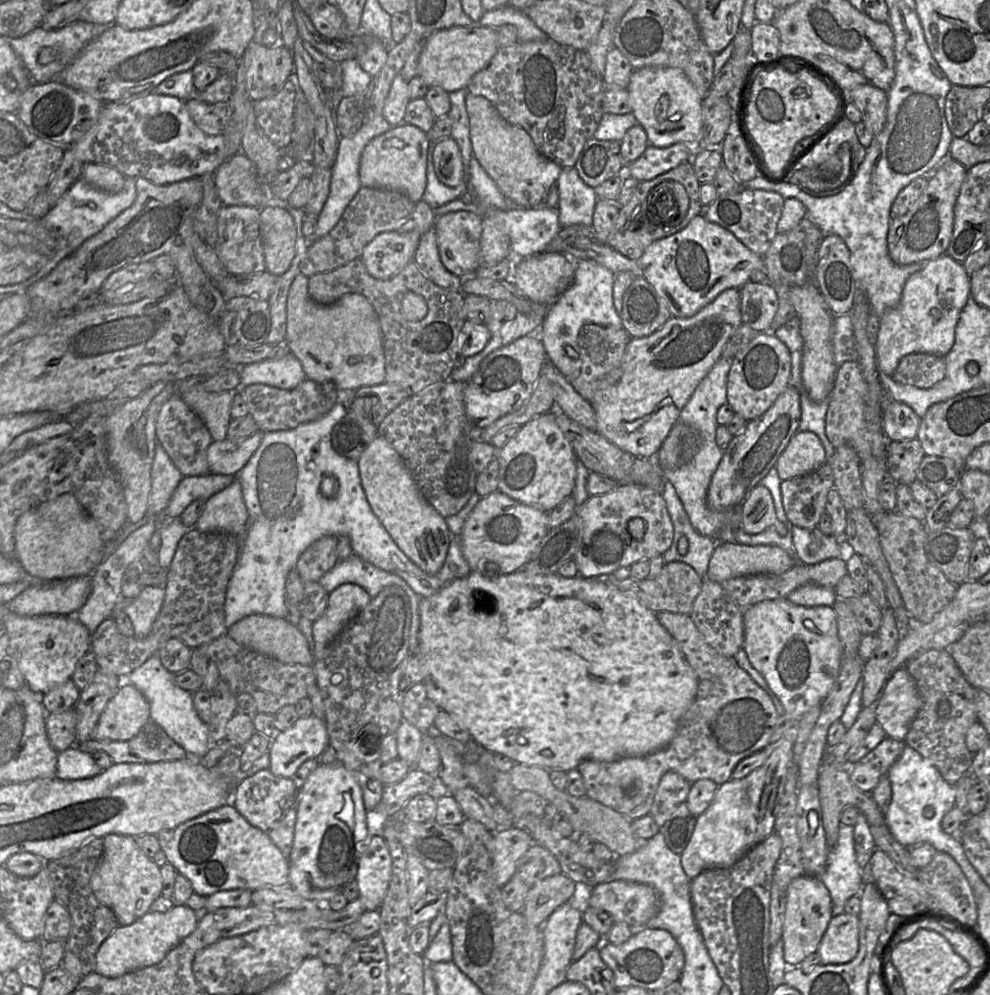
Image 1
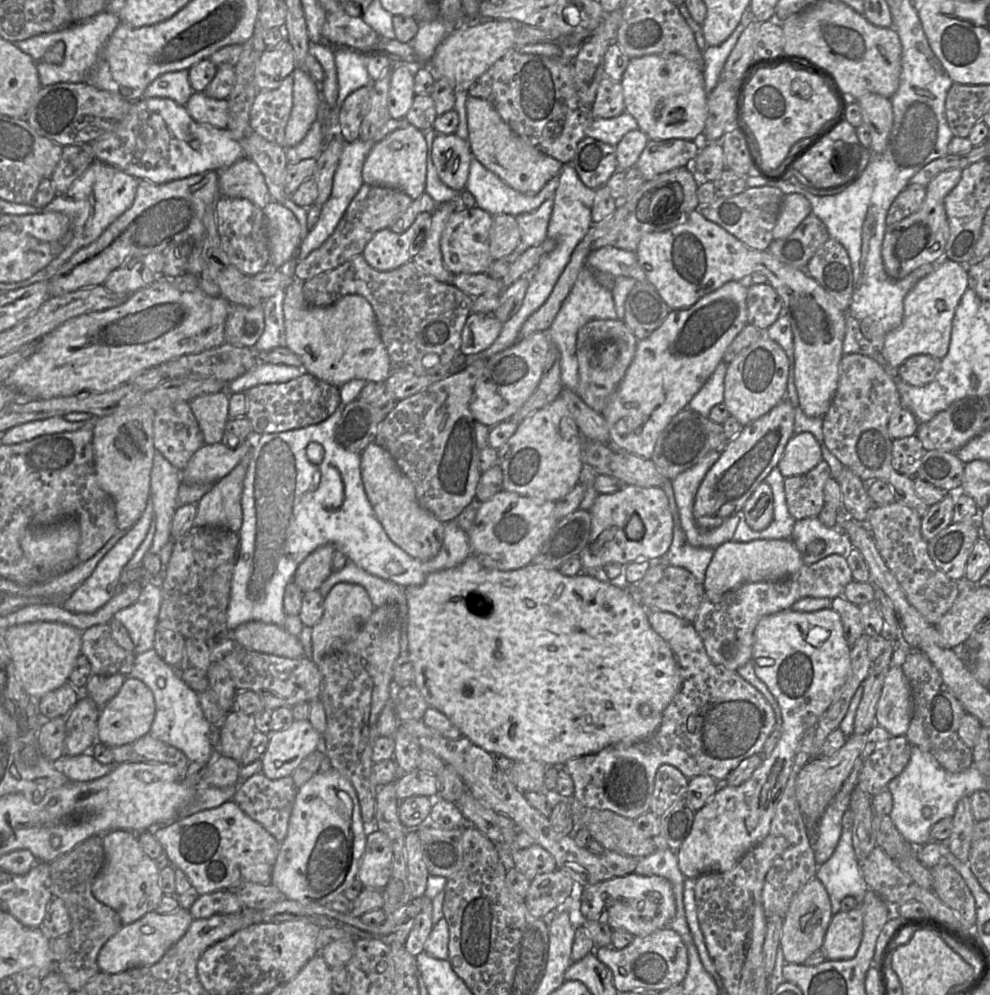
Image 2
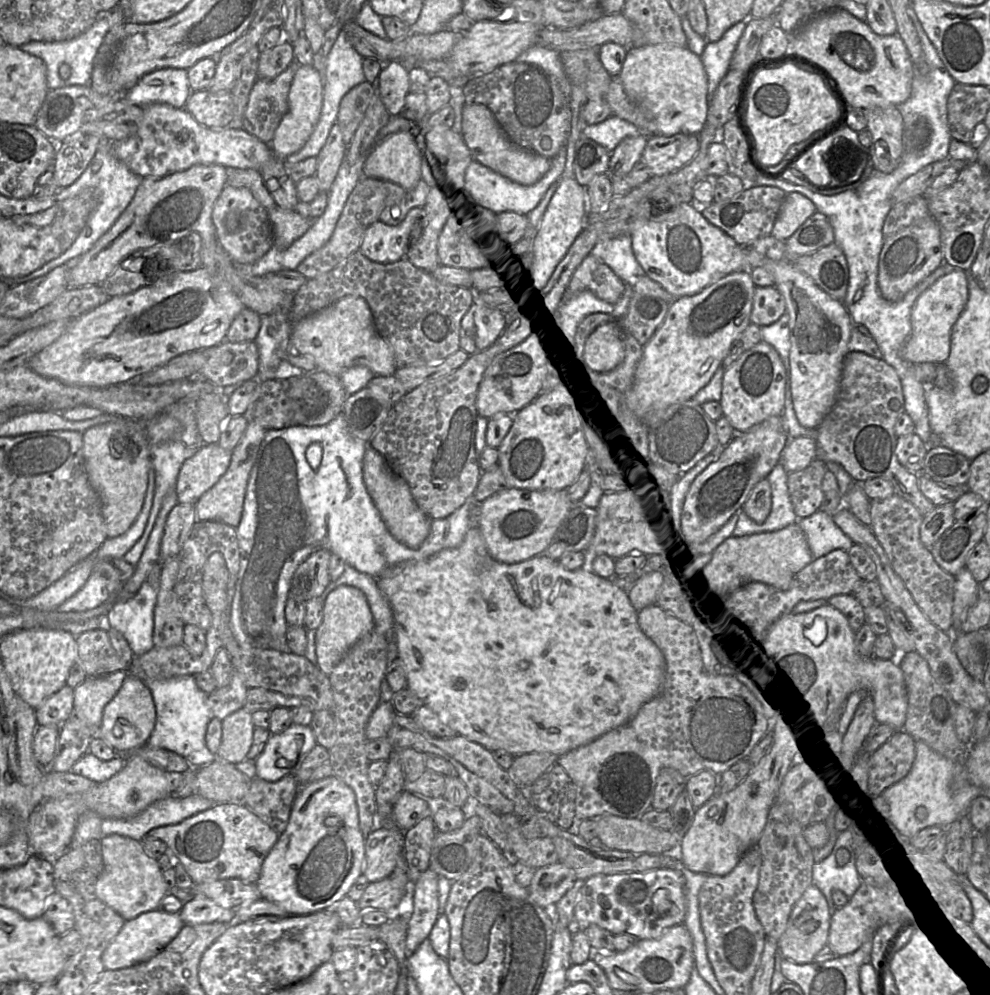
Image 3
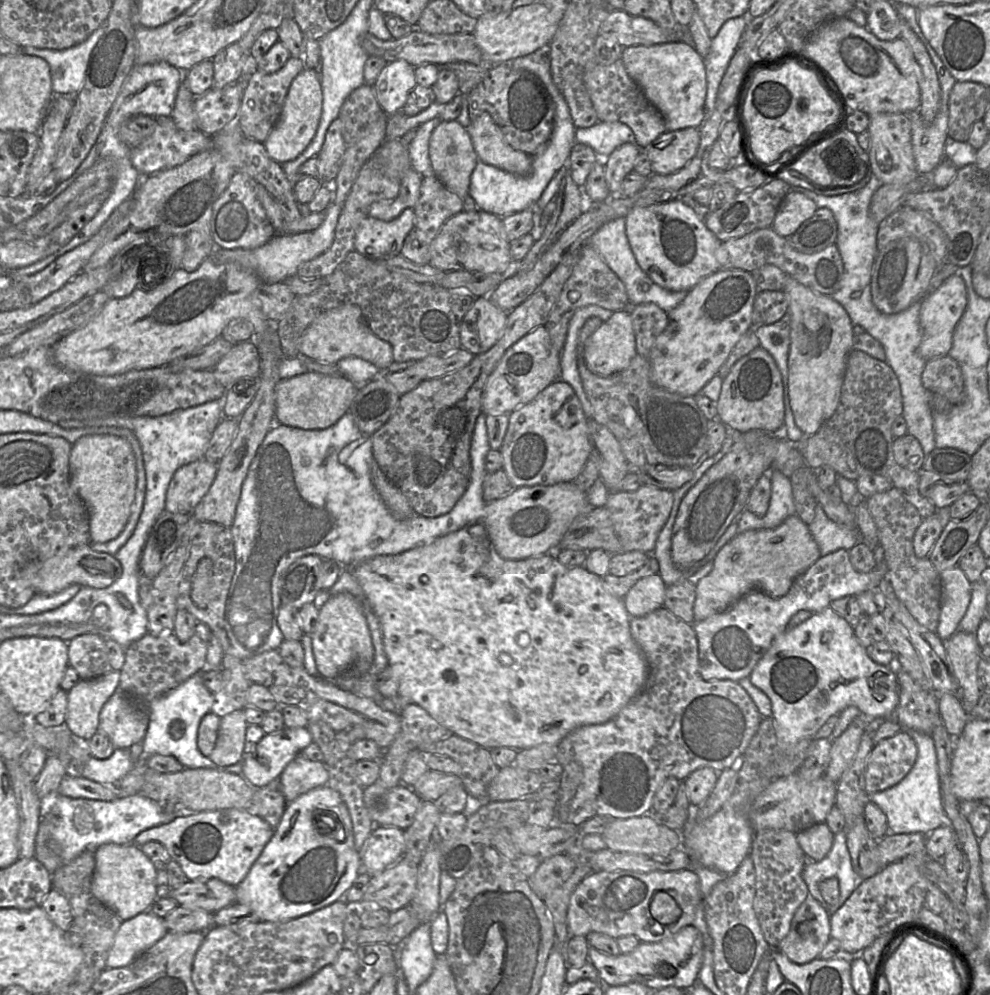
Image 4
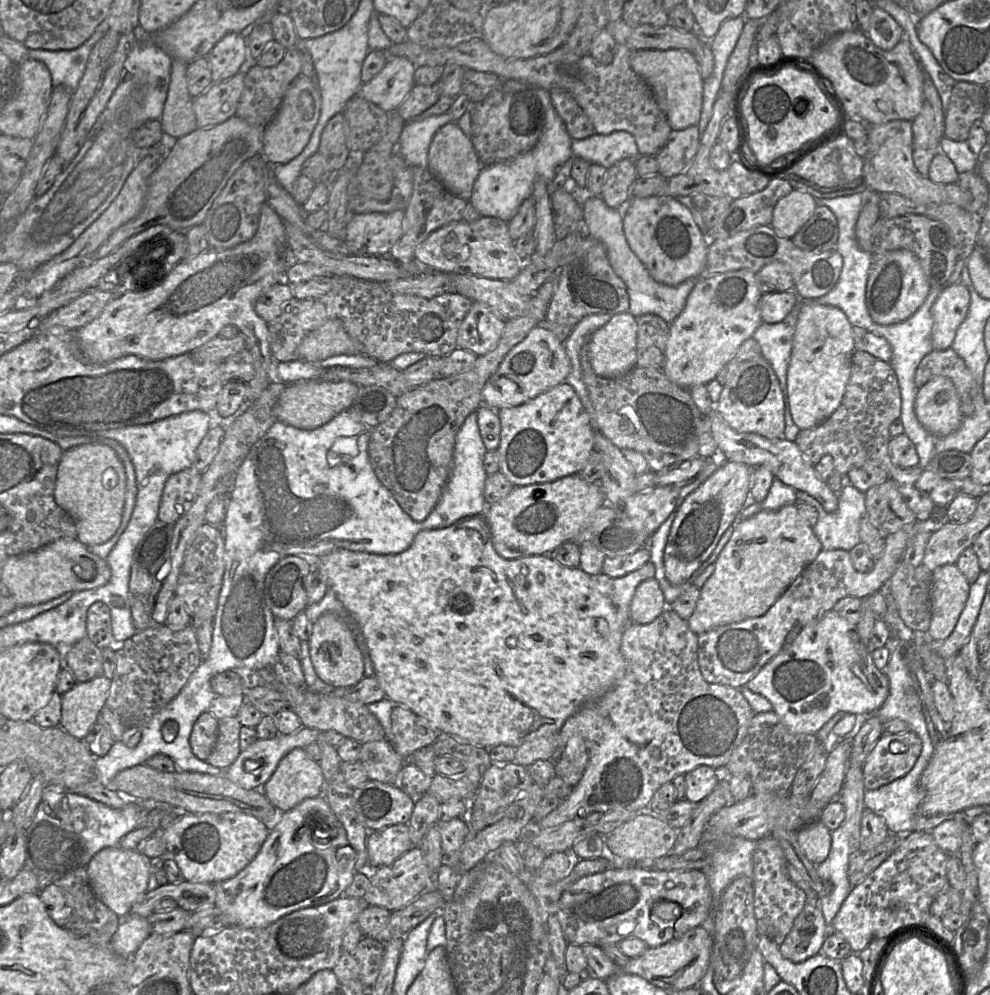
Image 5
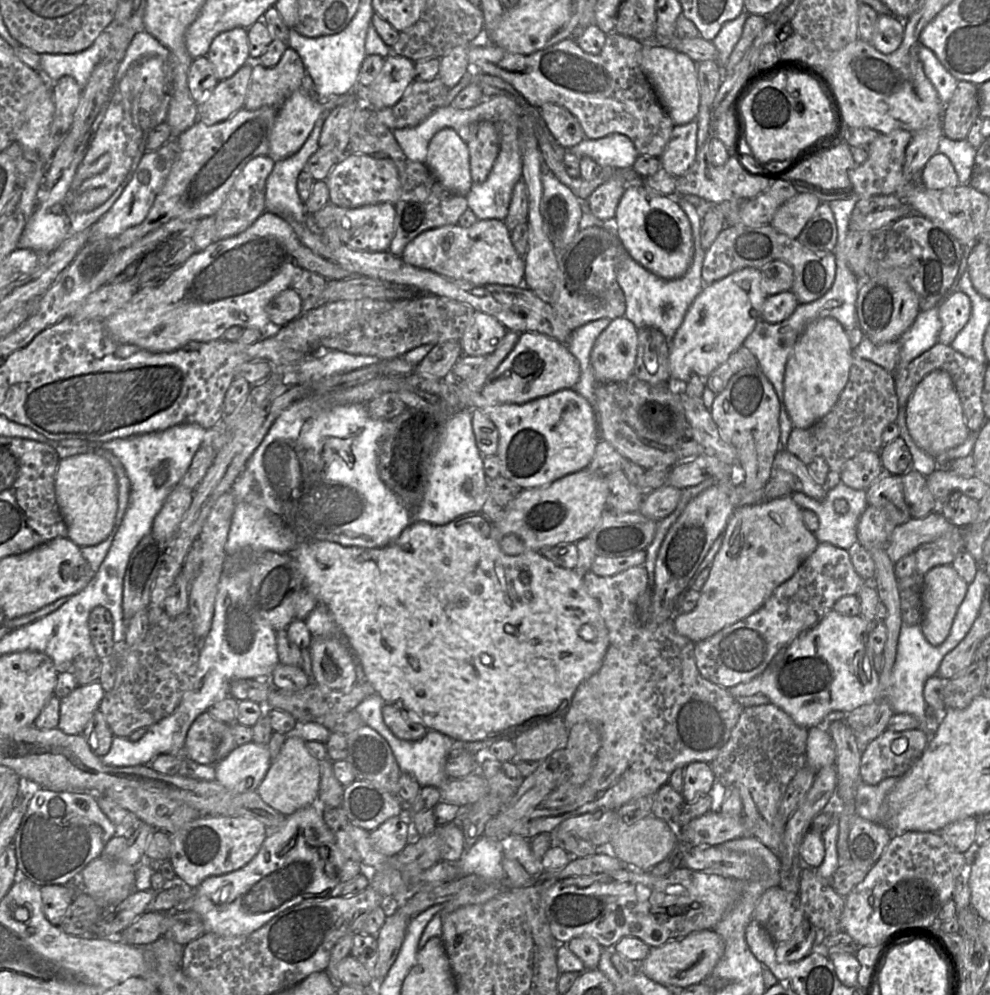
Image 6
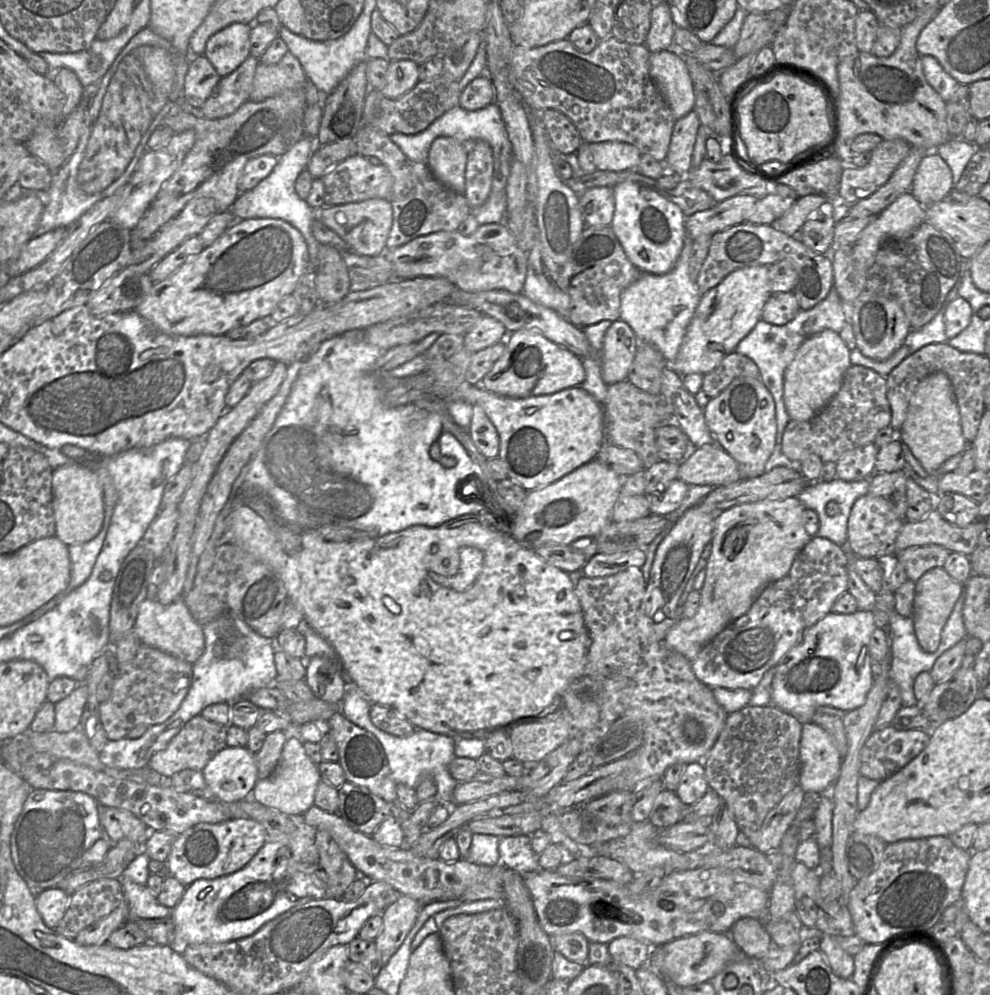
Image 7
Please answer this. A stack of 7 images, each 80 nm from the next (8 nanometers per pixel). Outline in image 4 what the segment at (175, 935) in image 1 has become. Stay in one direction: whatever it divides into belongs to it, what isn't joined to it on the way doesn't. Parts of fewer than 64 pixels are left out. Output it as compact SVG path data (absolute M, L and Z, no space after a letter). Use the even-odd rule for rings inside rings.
M150 910L121 923L106 958L106 968L129 965L168 933L164 919Z

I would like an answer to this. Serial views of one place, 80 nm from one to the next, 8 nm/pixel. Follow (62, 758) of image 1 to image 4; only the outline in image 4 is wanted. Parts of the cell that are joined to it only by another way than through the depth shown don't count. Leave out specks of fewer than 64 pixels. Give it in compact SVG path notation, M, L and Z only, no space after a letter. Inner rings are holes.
M115 749L107 759L90 757L79 770L79 775L104 785L113 785L129 773L136 763L129 749Z

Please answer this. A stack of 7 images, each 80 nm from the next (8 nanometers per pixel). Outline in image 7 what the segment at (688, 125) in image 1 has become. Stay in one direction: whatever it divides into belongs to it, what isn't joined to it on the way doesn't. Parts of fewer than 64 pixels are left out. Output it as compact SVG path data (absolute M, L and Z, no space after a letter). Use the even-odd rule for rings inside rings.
M670 50L650 53L649 74L675 120L694 110L693 82L684 60Z

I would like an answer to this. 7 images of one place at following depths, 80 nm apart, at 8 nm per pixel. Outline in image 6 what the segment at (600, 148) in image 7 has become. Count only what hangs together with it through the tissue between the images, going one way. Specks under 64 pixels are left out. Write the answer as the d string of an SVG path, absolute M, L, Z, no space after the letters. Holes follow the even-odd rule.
M620 133L599 139L585 138L566 151L579 158L588 156L602 169L631 168L639 155L633 142Z

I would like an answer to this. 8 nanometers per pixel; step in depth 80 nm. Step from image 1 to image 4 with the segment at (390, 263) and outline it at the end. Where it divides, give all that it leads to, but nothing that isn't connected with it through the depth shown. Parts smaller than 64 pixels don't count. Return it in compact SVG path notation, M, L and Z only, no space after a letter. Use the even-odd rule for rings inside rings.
M405 209L392 221L368 216L358 227L354 251L372 260L381 260L400 254L404 240L414 227L414 210Z

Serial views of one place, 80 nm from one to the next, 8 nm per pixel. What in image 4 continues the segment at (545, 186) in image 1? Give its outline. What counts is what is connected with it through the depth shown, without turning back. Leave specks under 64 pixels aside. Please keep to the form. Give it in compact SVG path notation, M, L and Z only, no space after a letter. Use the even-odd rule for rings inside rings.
M489 113L472 120L467 130L479 161L517 176L531 173L532 156L512 148Z

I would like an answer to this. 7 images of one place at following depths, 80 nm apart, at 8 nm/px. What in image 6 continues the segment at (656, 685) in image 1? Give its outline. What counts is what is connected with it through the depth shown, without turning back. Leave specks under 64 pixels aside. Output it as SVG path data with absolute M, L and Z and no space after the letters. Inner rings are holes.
M464 514L444 525L435 525L423 521L416 521L409 525L401 535L391 542L389 545L382 548L363 548L343 546L337 543L327 541L315 541L304 543L289 552L290 558L296 564L297 569L301 575L301 588L307 589L318 601L318 604L325 604L332 615L335 623L339 627L342 636L346 640L349 648L353 652L358 666L357 666L357 680L365 681L371 684L375 694L379 695L386 704L398 705L405 709L410 715L414 715L421 720L421 723L429 730L437 731L454 741L464 742L480 742L488 744L500 739L513 739L527 727L538 722L554 719L557 717L564 717L567 713L572 698L578 686L594 675L601 667L607 649L610 644L609 631L605 621L600 613L600 604L597 599L593 598L587 592L584 584L583 576L579 575L574 569L567 569L556 565L547 559L541 552L527 551L518 555L508 555L504 553L500 547L498 535L494 524L484 514Z

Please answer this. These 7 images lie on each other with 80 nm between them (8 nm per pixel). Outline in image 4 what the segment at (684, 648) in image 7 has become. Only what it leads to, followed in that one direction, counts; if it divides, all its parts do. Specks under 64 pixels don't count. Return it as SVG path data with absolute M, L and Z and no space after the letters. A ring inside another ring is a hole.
M796 514L775 528L737 533L712 560L711 572L696 584L694 621L725 611L753 590L760 590L774 599L783 597L794 580L820 557L819 546L808 525Z

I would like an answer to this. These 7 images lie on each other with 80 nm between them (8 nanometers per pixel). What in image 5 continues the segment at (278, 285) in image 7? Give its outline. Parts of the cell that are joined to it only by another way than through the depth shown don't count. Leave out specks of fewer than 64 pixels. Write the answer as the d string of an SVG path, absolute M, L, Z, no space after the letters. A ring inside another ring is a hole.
M266 202L260 212L257 231L249 241L232 248L210 247L193 258L183 259L159 283L116 296L97 319L78 330L80 347L86 357L96 363L110 362L127 355L163 360L191 353L219 336L226 326L234 325L247 338L247 349L254 357L256 376L247 383L249 387L246 404L251 404L273 382L281 382L277 377L279 362L275 362L271 349L269 323L257 314L256 303L274 285L288 283L287 270L295 263L295 256L288 245L285 222Z

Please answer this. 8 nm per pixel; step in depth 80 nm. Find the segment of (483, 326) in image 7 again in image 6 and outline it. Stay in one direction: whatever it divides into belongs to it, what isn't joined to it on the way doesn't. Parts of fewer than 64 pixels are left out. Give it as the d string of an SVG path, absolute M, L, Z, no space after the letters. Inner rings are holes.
M475 311L460 341L462 352L469 356L493 353L508 330L493 316Z

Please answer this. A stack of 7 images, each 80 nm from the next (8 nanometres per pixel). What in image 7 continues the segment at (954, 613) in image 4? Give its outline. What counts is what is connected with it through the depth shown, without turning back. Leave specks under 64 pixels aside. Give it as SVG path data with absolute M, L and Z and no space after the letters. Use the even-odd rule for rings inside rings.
M943 567L929 570L916 582L914 609L911 618L915 635L923 651L933 653L937 650L942 630L963 591L963 584L954 580Z

